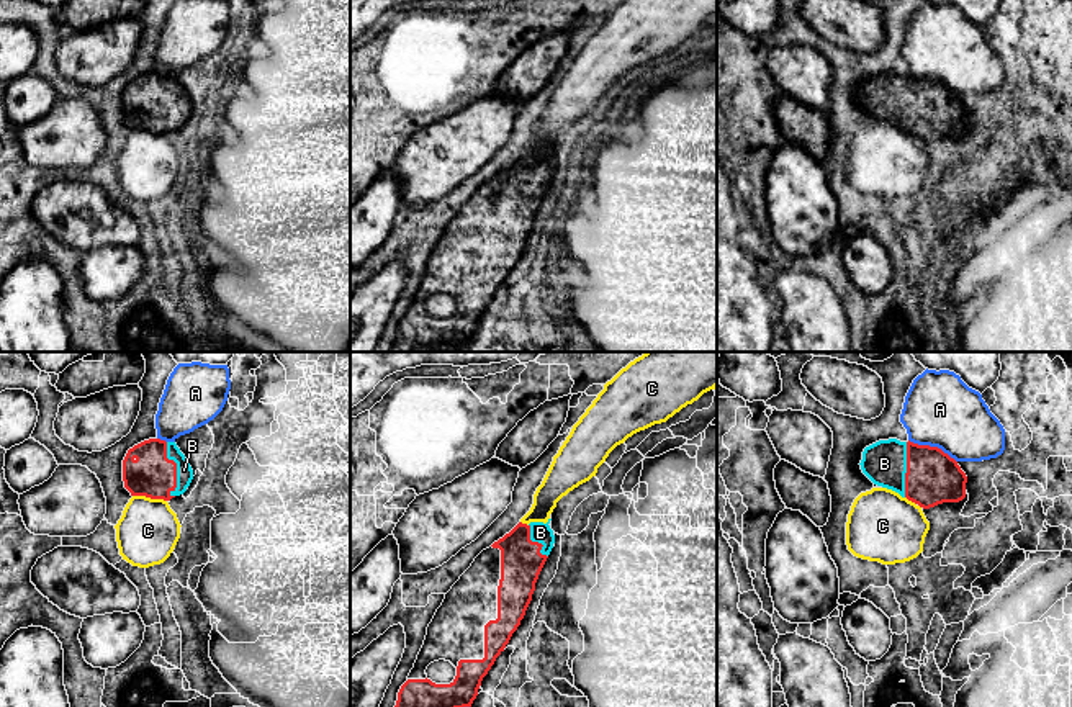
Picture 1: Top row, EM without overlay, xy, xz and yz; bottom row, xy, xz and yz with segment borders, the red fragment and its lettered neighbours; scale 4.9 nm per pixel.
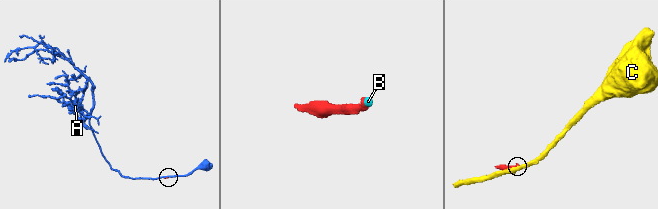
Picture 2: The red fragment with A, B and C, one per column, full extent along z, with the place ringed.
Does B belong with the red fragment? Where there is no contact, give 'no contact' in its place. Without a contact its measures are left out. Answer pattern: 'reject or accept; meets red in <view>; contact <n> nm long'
accept; meets red in xy; contact 280 nm long

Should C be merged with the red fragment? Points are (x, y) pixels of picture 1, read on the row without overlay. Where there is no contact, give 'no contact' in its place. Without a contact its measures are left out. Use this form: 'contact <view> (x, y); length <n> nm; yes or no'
contact xy (149, 130); length 170 nm; no

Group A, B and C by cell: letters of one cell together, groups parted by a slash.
A / B / C

